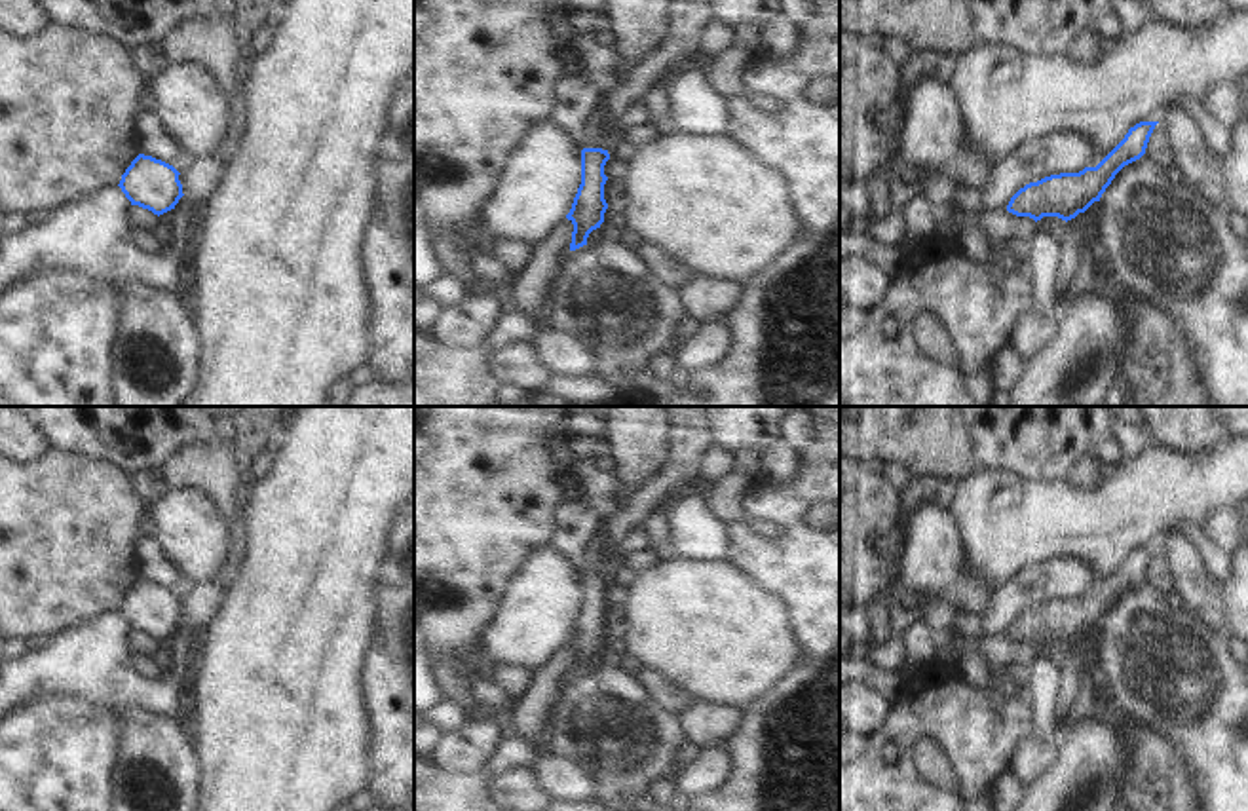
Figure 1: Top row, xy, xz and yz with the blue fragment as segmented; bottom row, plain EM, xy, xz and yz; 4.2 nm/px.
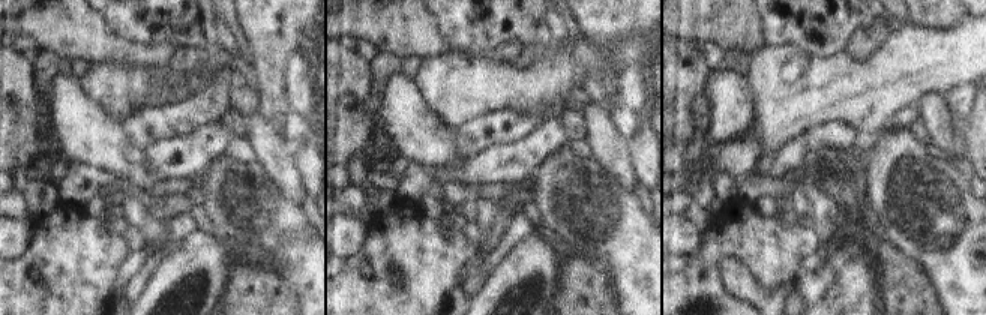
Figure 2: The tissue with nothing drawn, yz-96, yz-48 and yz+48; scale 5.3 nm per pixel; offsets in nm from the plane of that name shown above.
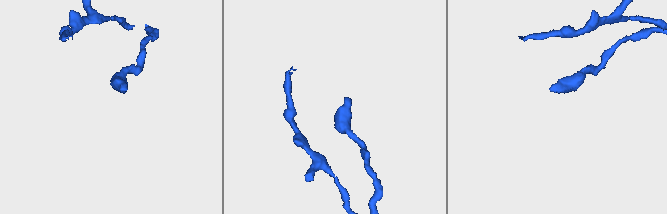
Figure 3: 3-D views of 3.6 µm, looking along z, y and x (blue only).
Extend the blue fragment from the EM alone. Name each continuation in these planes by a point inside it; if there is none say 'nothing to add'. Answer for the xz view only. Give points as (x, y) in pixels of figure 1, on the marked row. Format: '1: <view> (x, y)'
1: xz (576, 95).

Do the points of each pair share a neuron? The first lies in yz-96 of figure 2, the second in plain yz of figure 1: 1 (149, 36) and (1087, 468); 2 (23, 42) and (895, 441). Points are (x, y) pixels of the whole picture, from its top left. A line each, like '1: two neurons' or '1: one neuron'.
1: two neurons
2: two neurons

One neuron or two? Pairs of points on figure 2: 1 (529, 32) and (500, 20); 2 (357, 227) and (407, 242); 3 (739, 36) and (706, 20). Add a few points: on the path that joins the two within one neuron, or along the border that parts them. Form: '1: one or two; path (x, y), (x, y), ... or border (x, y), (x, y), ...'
1: one; path (521, 24), (514, 17), (508, 17)
2: two; border (369, 219), (365, 243), (347, 260)
3: one; path (731, 29), (722, 20), (713, 20)

